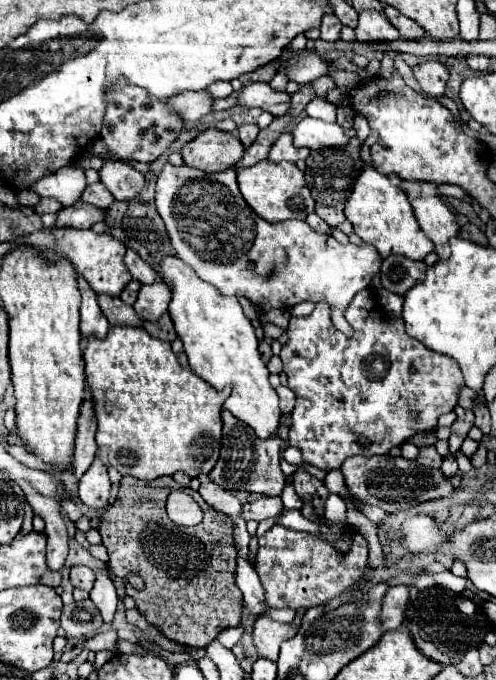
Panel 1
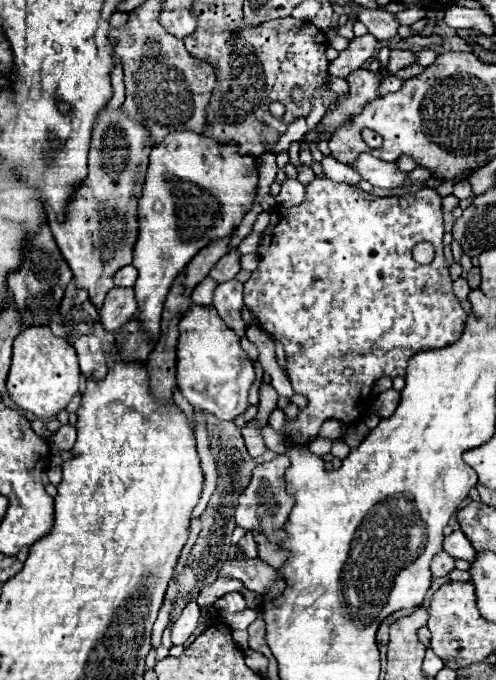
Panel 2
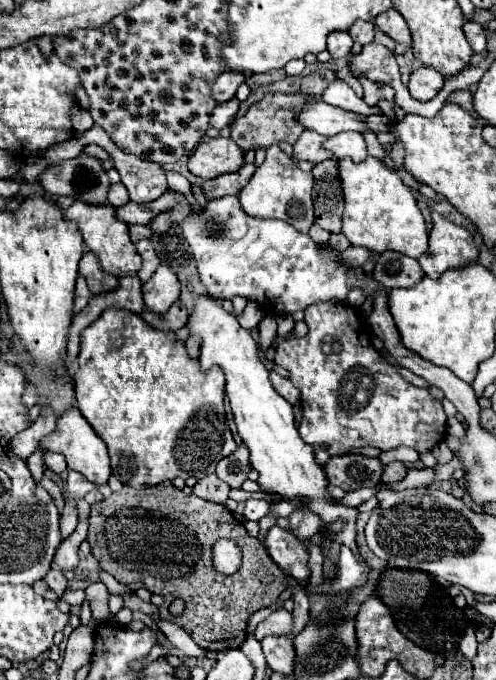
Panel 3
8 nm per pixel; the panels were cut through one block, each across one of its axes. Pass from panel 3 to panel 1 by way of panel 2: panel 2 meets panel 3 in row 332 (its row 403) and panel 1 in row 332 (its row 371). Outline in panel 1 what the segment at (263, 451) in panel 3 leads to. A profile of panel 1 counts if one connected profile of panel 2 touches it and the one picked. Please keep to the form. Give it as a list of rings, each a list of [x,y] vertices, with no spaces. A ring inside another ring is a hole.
[[[174,254],[162,258],[158,274],[172,292],[168,312],[172,316],[176,334],[184,342],[184,352],[188,356],[190,368],[216,390],[230,386],[232,392],[226,398],[224,408],[230,410],[238,420],[252,426],[260,438],[276,434],[276,428],[280,424],[278,396],[268,382],[270,372],[260,360],[254,328],[244,316],[238,298],[220,294],[220,290],[204,282]]]

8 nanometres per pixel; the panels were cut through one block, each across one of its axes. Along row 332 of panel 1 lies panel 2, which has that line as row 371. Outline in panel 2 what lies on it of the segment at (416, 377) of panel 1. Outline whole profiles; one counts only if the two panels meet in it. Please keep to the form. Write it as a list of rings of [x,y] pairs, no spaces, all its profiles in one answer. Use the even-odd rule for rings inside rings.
[[[316,176],[314,182],[310,186],[306,186],[306,200],[300,206],[290,206],[290,208],[276,206],[274,208],[272,220],[270,220],[268,228],[262,232],[262,242],[258,246],[260,264],[252,272],[250,280],[244,284],[244,304],[256,314],[262,328],[282,342],[284,352],[286,352],[286,372],[288,372],[288,378],[292,382],[292,388],[294,388],[296,394],[302,394],[302,396],[308,398],[308,406],[302,408],[294,420],[286,418],[284,436],[292,444],[308,444],[308,442],[316,440],[318,434],[320,434],[322,422],[326,422],[326,420],[340,420],[344,424],[358,422],[360,418],[364,418],[368,414],[370,390],[372,390],[376,380],[380,380],[384,376],[388,376],[388,378],[406,376],[406,366],[408,366],[410,356],[414,356],[418,352],[424,352],[424,350],[438,350],[438,348],[450,346],[450,344],[456,342],[456,338],[462,336],[462,330],[464,330],[464,324],[466,324],[468,316],[462,310],[458,298],[452,294],[452,280],[450,280],[448,264],[442,256],[442,234],[444,234],[442,196],[434,188],[422,188],[422,190],[416,192],[416,196],[378,198],[378,196],[372,196],[368,192],[358,190],[356,186],[336,184],[326,176]],[[420,242],[432,242],[434,248],[436,248],[436,256],[430,264],[418,264],[412,258],[412,248]],[[346,368],[352,368],[354,374],[344,376],[342,372]]]

